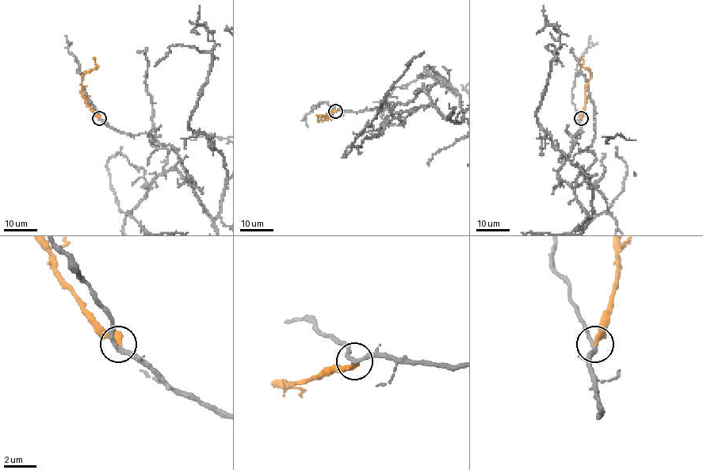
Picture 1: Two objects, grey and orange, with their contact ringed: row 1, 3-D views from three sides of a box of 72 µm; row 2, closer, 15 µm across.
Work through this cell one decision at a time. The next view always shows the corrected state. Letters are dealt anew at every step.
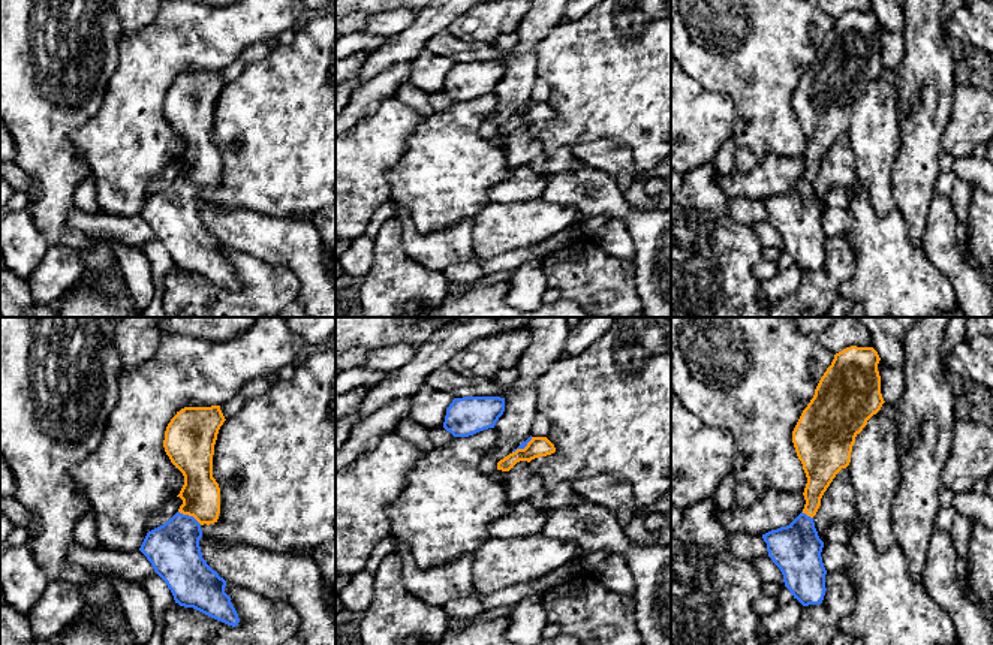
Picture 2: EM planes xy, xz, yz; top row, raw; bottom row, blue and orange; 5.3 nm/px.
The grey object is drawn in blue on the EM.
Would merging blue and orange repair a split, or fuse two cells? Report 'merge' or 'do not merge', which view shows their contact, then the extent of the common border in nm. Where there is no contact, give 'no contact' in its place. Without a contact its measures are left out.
merge | xy | 150 nm

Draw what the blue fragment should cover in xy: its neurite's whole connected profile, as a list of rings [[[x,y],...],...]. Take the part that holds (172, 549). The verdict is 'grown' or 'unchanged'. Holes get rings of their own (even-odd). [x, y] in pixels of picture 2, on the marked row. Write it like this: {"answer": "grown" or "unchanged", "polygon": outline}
{"answer": "grown", "polygon": [[[211,406],[184,407],[168,424],[163,447],[171,462],[184,476],[184,485],[177,495],[183,504],[168,522],[147,533],[139,551],[166,582],[175,603],[235,627],[240,618],[231,597],[225,593],[226,581],[207,564],[199,546],[201,527],[217,522],[220,513],[220,488],[213,477],[213,455],[219,430],[225,421],[220,406]]]}

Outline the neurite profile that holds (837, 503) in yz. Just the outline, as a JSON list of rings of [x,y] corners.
[[[842,468],[821,498],[821,506],[813,516],[815,528],[819,539],[825,542],[827,528],[839,521],[854,521],[855,512],[855,489],[849,476],[849,468]]]

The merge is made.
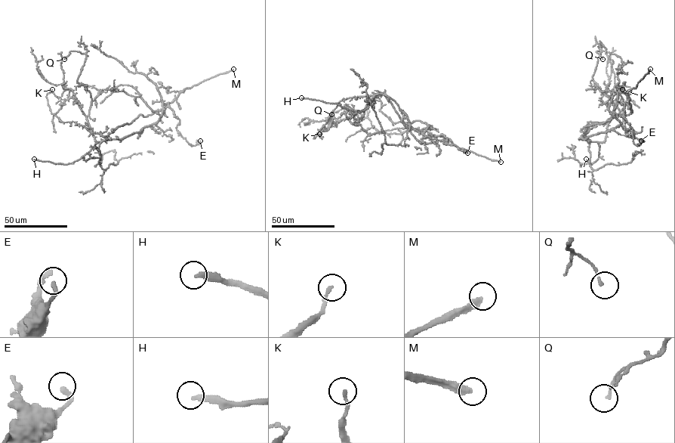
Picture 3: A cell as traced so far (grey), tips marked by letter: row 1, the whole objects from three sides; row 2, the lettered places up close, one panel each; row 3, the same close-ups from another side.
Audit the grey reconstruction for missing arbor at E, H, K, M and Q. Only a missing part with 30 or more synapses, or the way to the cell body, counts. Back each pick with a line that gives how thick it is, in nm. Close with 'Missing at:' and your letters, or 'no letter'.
H: Thickness 320 nm
M: Thickness 360 nm
Missing at: H, M

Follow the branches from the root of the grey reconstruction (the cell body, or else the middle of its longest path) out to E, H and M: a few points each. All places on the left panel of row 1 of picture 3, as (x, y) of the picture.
E: (118, 139), (106, 137), (168, 103), (180, 119), (177, 131), (192, 145), (200, 140)
H: (118, 139), (98, 141), (72, 163), (54, 163), (34, 159)
M: (118, 139), (106, 137), (113, 129), (130, 124), (140, 115), (146, 116), (163, 109), (183, 90), (233, 69)

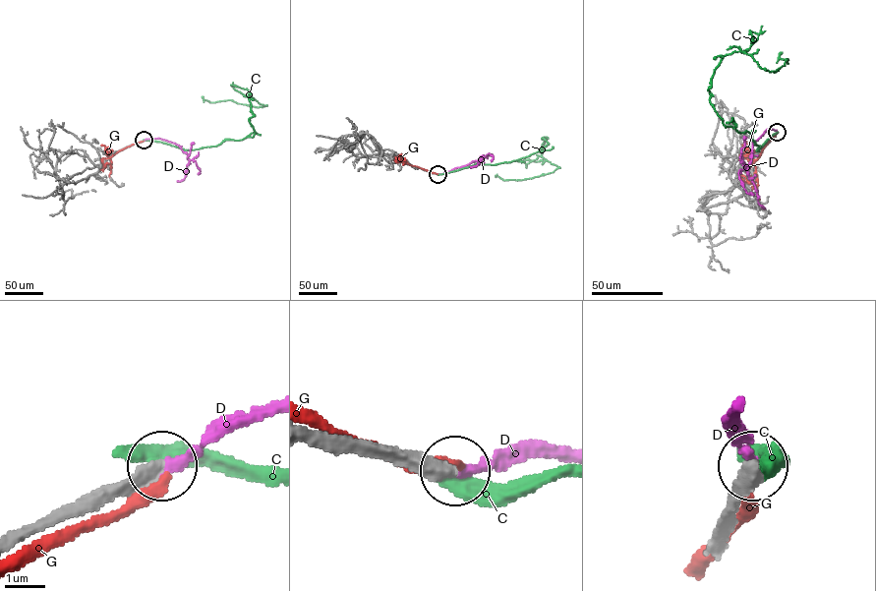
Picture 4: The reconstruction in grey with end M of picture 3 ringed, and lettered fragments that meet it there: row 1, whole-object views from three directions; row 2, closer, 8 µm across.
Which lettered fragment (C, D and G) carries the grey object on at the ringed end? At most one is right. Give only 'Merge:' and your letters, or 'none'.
Merge: D

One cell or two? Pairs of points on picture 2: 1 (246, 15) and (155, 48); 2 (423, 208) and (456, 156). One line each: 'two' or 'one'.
1: one
2: one

